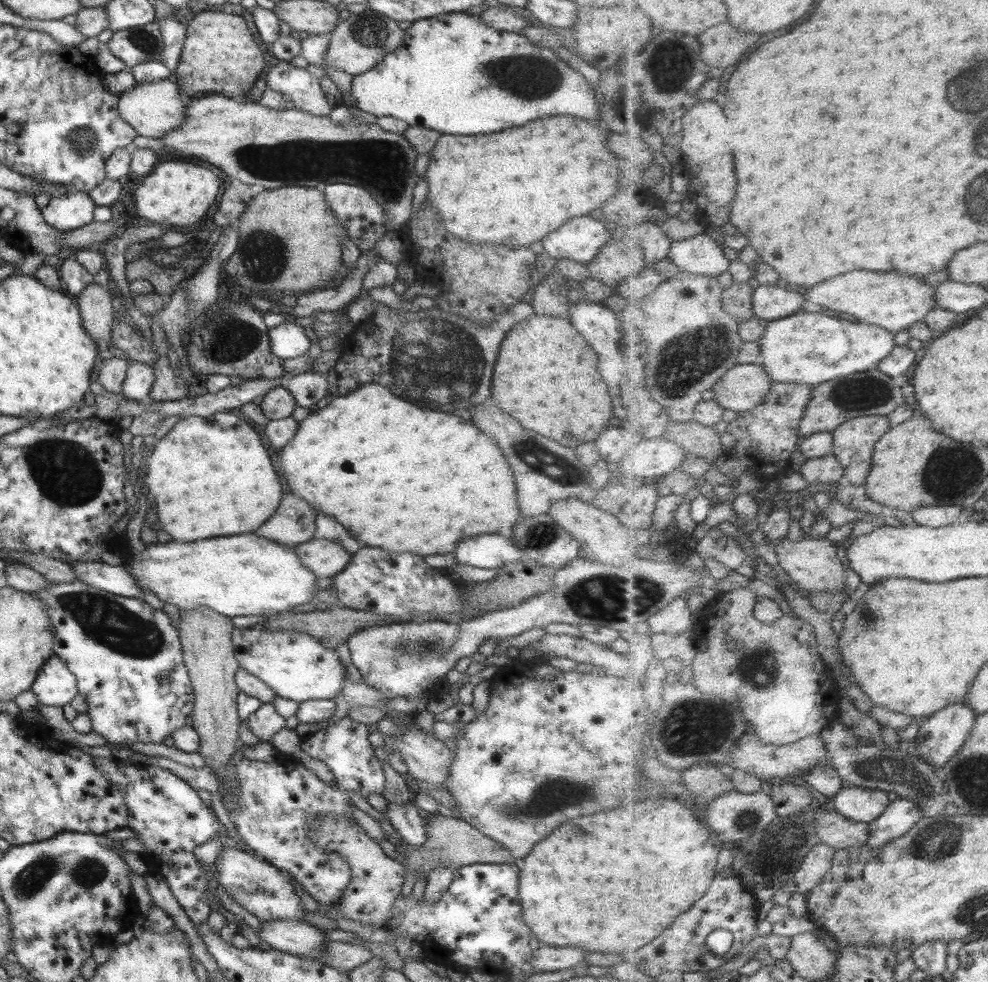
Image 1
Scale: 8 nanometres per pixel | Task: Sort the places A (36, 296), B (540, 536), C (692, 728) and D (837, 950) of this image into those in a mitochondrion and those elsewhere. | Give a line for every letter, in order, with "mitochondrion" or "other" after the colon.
A: other
B: mitochondrion
C: mitochondrion
D: other

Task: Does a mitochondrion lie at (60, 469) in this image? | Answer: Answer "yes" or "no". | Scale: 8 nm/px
yes

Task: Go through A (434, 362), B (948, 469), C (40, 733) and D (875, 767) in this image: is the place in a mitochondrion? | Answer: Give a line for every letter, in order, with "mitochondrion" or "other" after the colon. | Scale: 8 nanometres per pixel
A: mitochondrion
B: mitochondrion
C: other
D: mitochondrion

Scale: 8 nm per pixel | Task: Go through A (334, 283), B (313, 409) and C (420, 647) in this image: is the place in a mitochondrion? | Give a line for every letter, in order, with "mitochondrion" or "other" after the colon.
A: other
B: other
C: mitochondrion

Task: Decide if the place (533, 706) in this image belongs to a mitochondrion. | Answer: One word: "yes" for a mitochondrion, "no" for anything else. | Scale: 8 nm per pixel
no

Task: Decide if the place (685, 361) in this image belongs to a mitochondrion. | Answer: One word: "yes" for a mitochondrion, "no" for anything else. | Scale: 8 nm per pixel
yes

